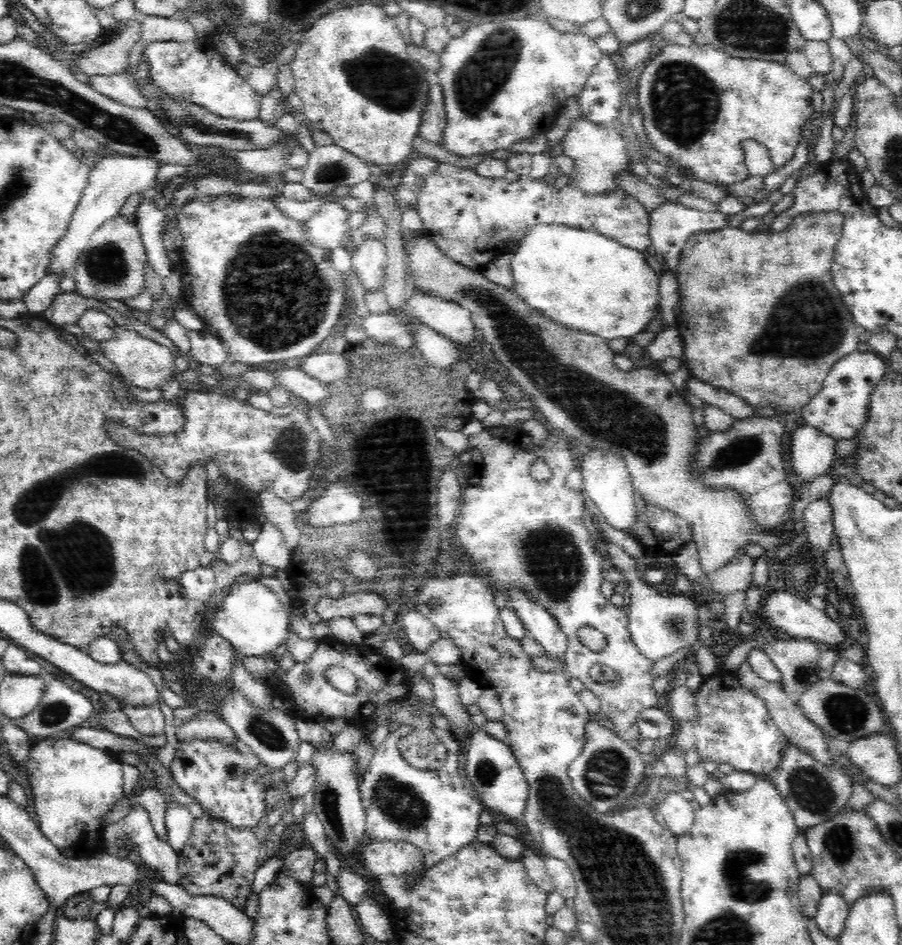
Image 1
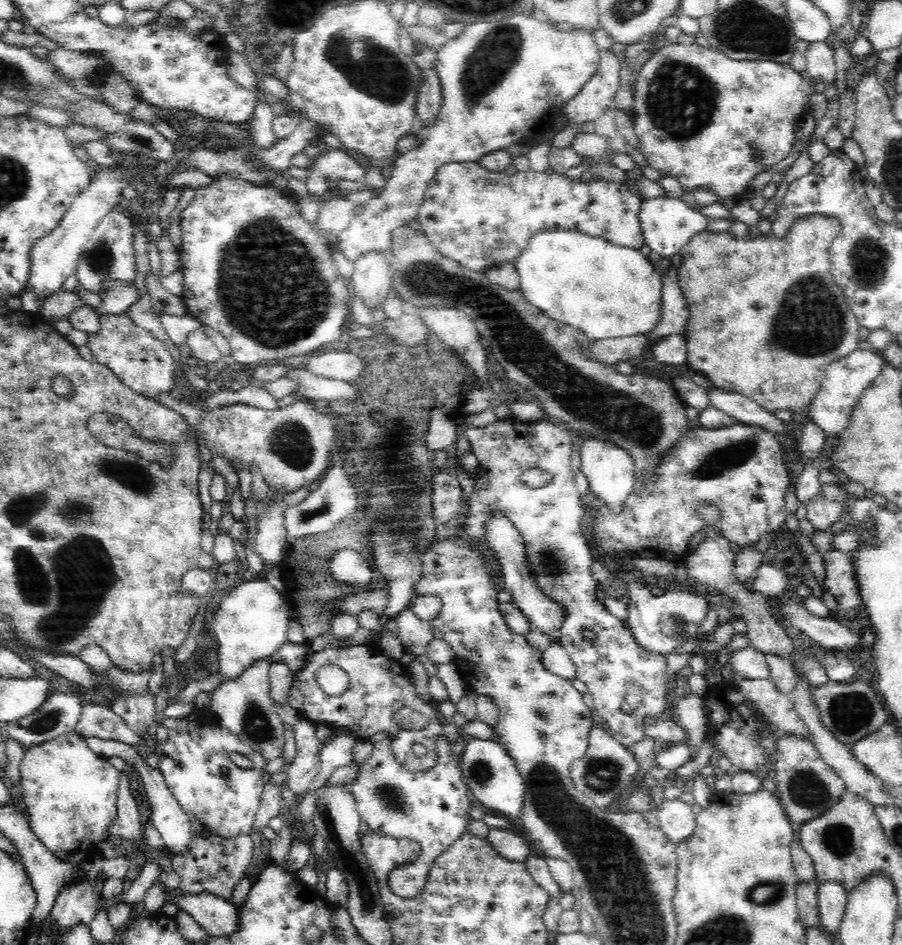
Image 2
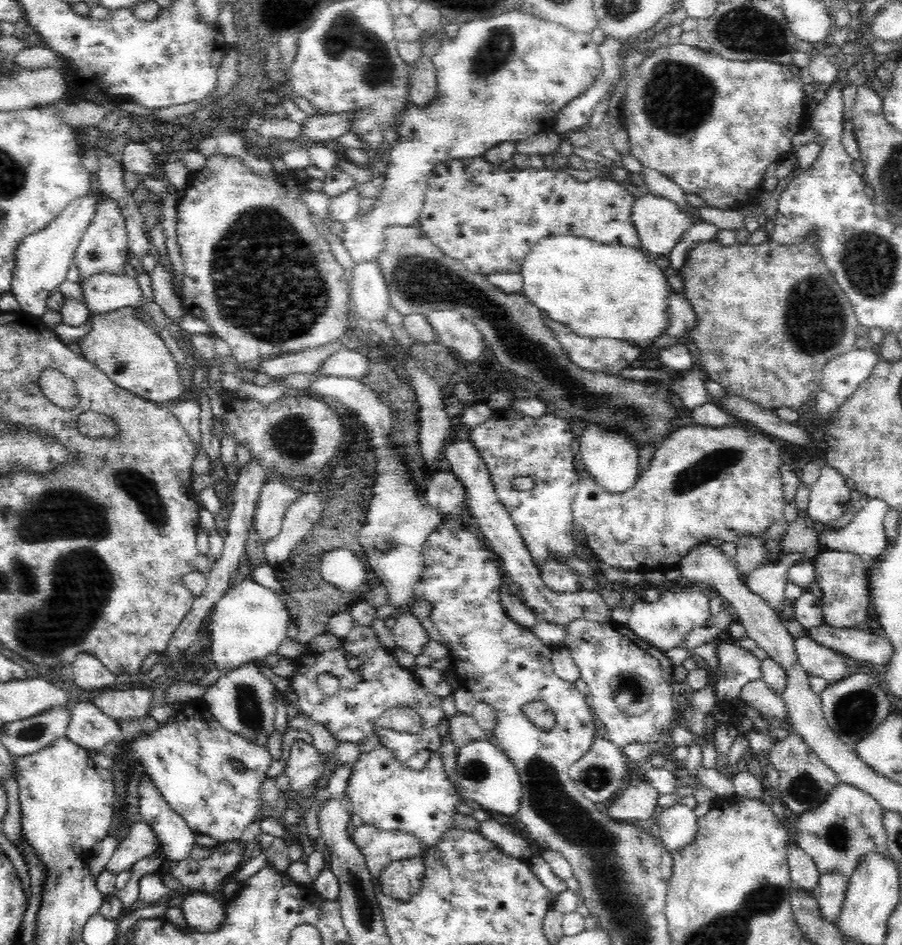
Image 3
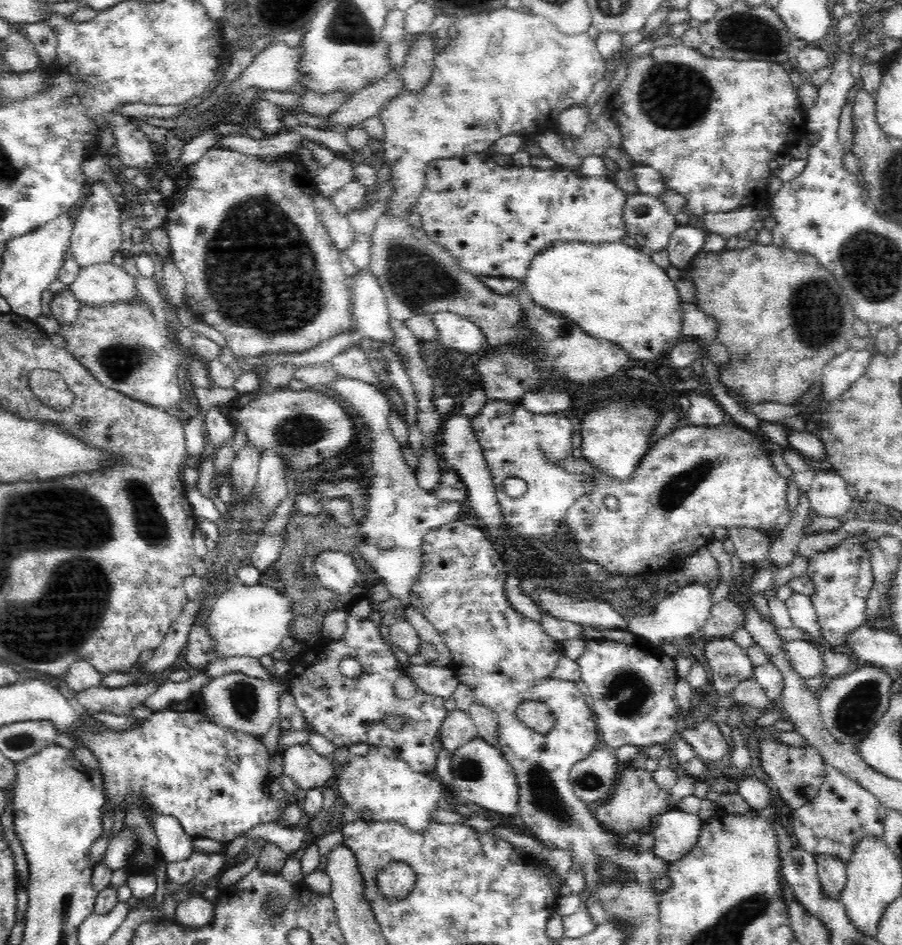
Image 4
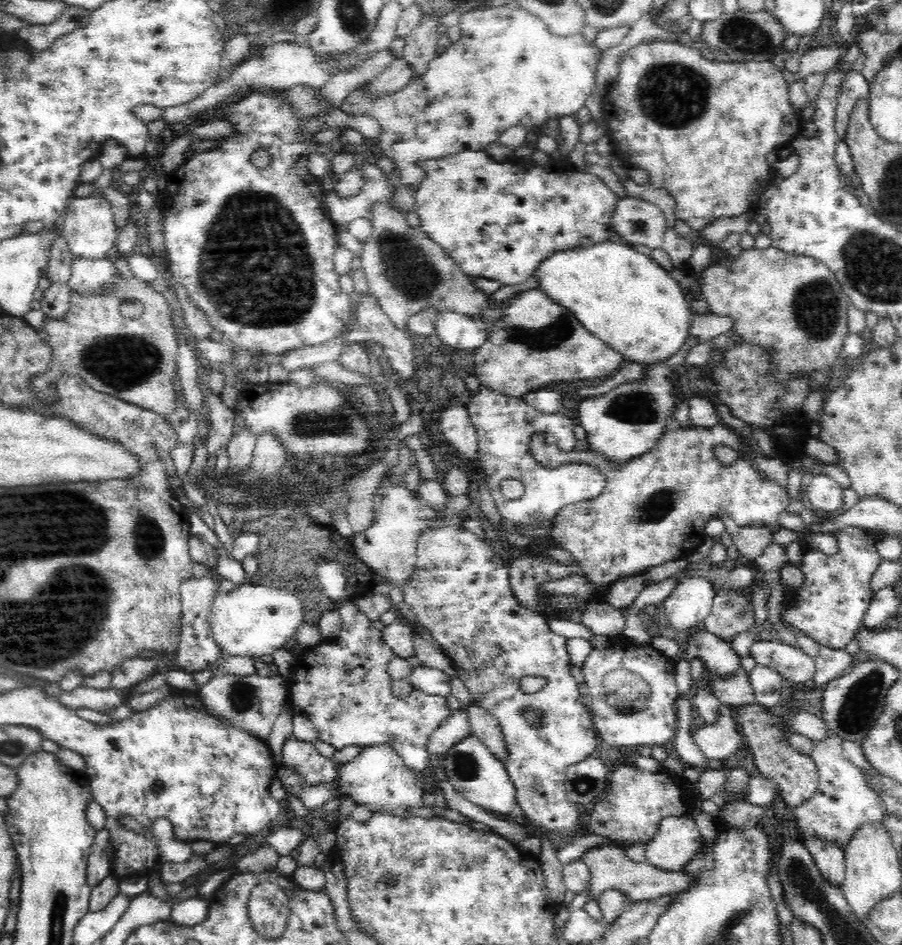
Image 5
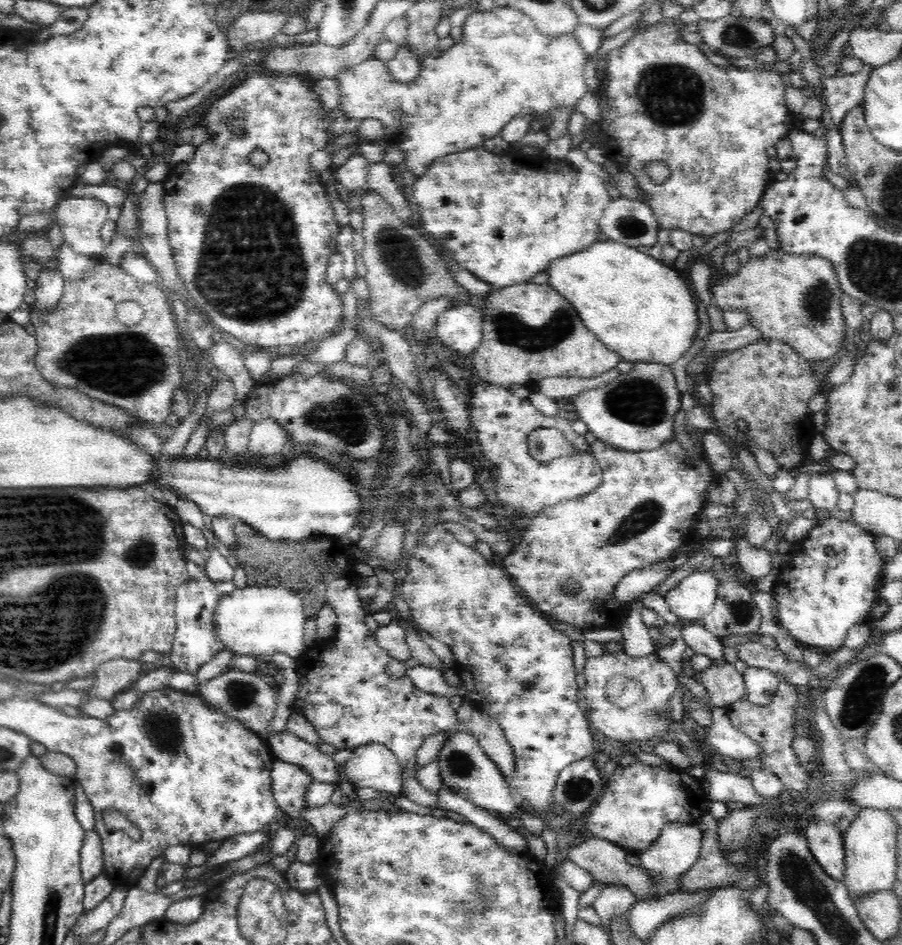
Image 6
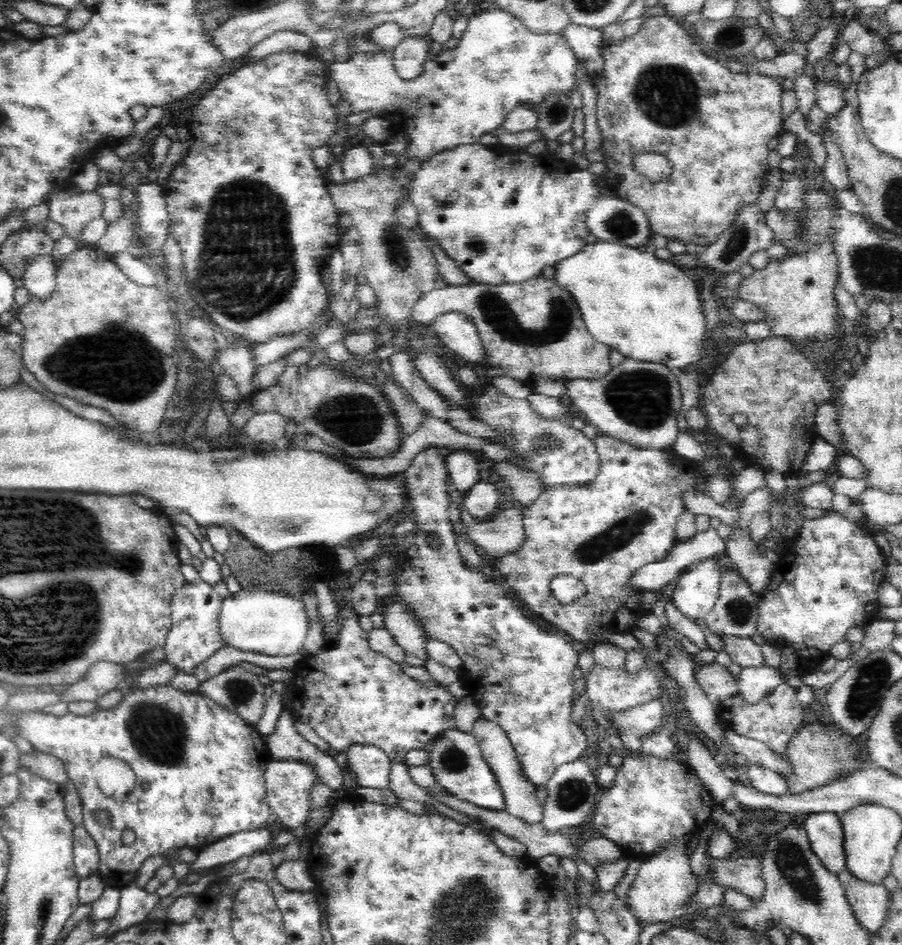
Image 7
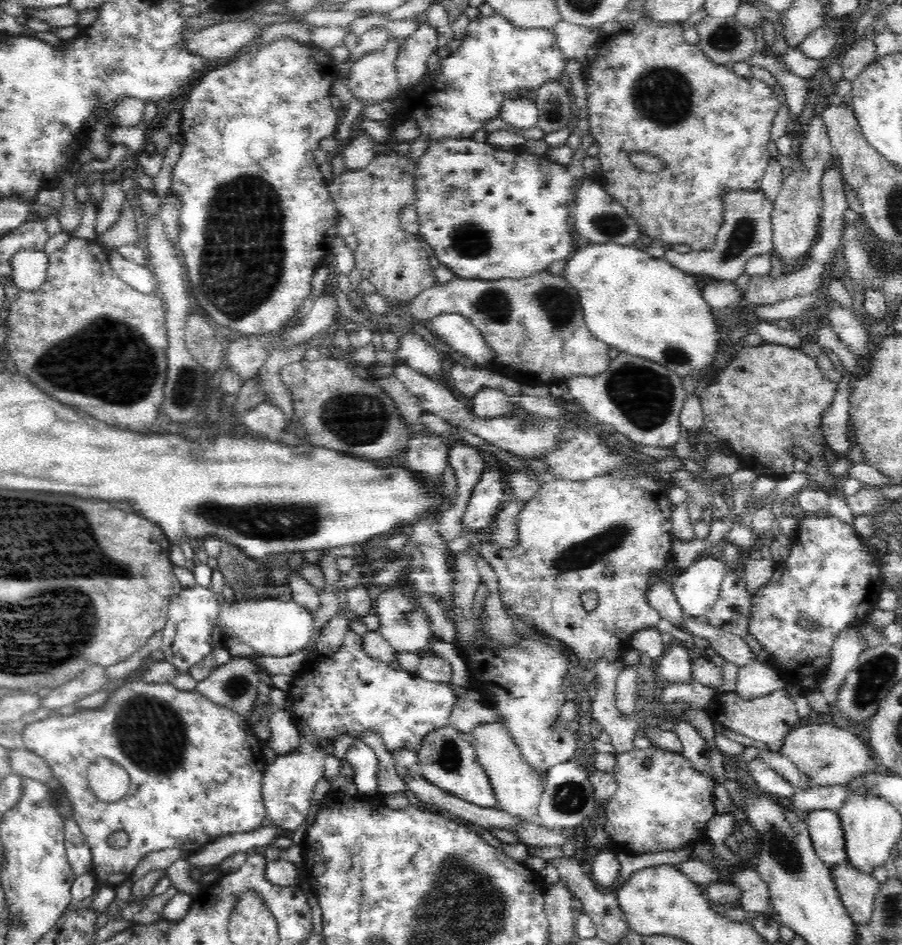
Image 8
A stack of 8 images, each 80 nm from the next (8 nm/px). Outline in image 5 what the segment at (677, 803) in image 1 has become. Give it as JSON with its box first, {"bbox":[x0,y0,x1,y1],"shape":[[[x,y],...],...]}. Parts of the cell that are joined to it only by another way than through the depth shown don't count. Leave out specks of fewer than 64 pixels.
{"bbox":[645,815,703,872],"shape":[[[690,815],[664,818],[658,832],[647,844],[645,860],[662,870],[682,872],[703,845],[701,836]]]}

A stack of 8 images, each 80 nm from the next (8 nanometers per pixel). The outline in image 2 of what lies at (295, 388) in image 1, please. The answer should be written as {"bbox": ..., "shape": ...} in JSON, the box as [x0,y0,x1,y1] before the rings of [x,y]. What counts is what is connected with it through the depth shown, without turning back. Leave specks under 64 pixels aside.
{"bbox":[287,368,360,401],"shape":[[[304,368],[290,369],[287,376],[296,380],[298,397],[314,401],[342,401],[344,398],[360,401],[358,389],[352,381],[322,378]]]}

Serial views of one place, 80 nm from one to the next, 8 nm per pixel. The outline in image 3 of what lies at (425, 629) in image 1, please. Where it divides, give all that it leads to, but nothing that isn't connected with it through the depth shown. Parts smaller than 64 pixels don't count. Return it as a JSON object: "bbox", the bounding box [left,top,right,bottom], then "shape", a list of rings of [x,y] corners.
{"bbox":[392,609,429,659],"shape":[[[405,609],[396,615],[396,624],[392,628],[392,635],[396,637],[396,644],[406,652],[414,654],[418,659],[423,655],[424,646],[429,641],[428,634],[416,615]]]}

